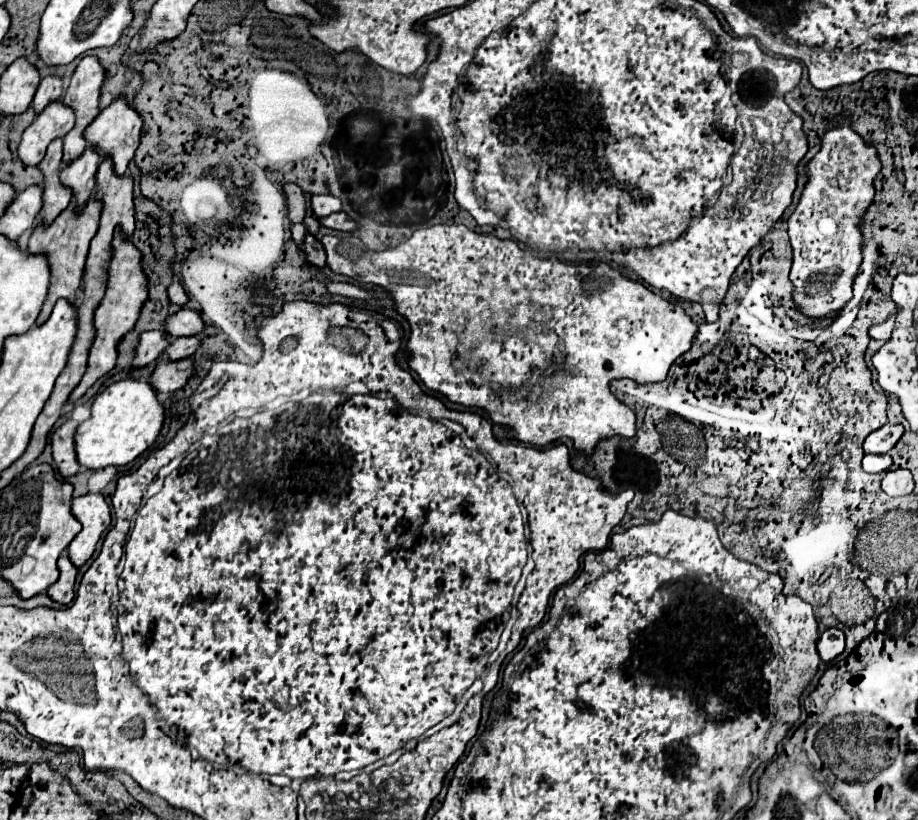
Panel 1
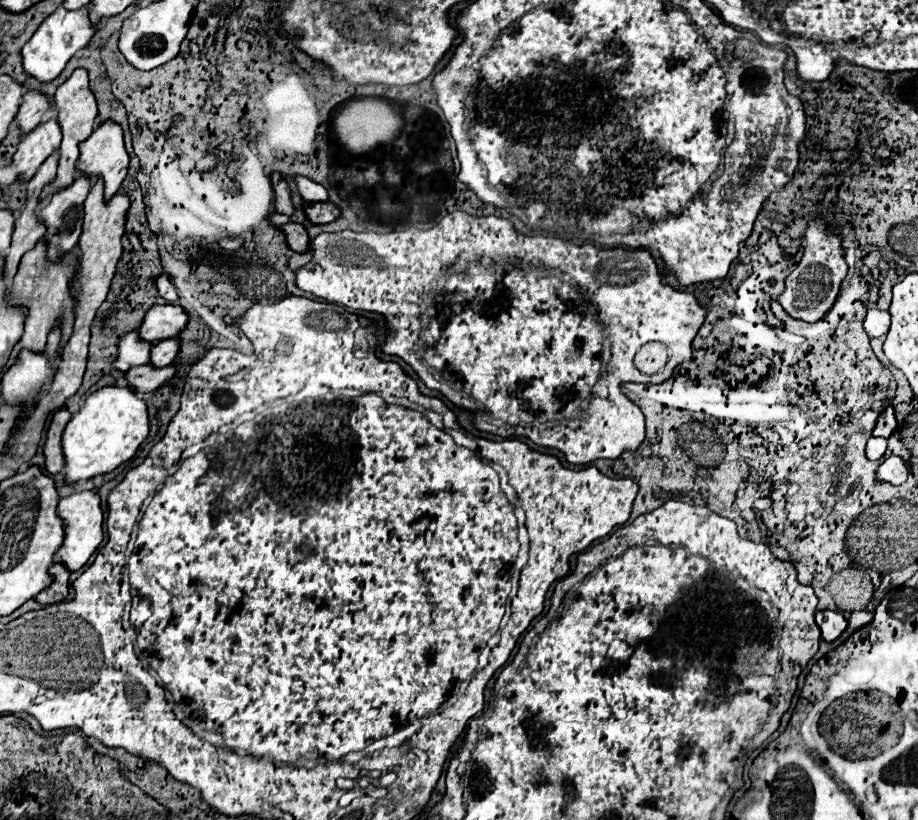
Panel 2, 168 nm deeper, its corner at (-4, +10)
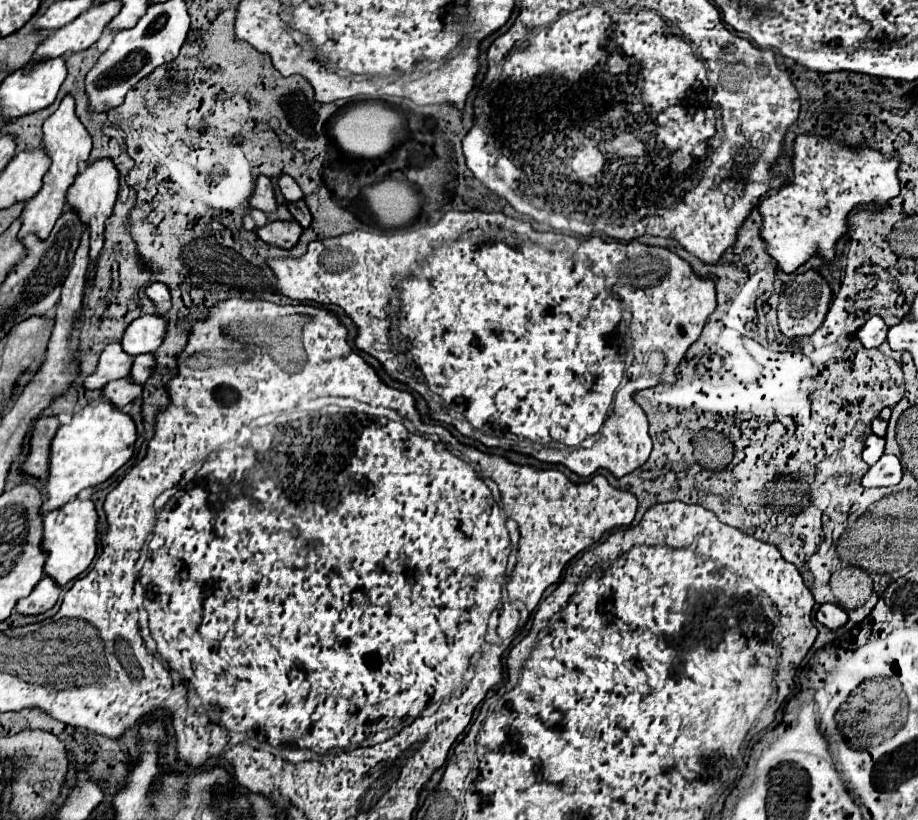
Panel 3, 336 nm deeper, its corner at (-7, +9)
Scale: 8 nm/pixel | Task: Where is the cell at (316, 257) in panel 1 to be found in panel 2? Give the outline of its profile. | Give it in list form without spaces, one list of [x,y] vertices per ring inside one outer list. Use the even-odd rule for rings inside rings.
[[[288,222],[282,226],[282,230],[286,232],[286,242],[294,252],[310,252],[310,240],[308,240],[308,232],[302,224],[296,222]]]

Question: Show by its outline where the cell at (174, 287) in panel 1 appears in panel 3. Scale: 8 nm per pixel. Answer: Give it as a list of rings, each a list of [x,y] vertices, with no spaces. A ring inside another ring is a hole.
[[[151,283],[151,285],[145,289],[145,295],[147,295],[153,303],[161,303],[161,301],[169,301],[169,299],[171,299],[169,289],[167,289],[167,285],[163,285],[163,283]]]

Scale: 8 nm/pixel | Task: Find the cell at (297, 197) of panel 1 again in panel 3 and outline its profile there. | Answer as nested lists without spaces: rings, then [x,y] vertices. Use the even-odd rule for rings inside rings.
[[[259,175],[255,181],[255,189],[249,197],[249,207],[251,209],[261,209],[263,213],[273,213],[275,211],[275,197],[273,197],[273,185],[271,179],[265,175]]]

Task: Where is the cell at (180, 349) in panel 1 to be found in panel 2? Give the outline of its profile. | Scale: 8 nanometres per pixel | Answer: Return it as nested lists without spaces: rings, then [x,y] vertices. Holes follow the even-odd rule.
[[[178,336],[176,338],[168,338],[168,340],[160,340],[154,350],[152,350],[152,360],[150,364],[154,366],[168,366],[172,364],[172,360],[176,358],[176,354],[180,352],[180,340]]]

